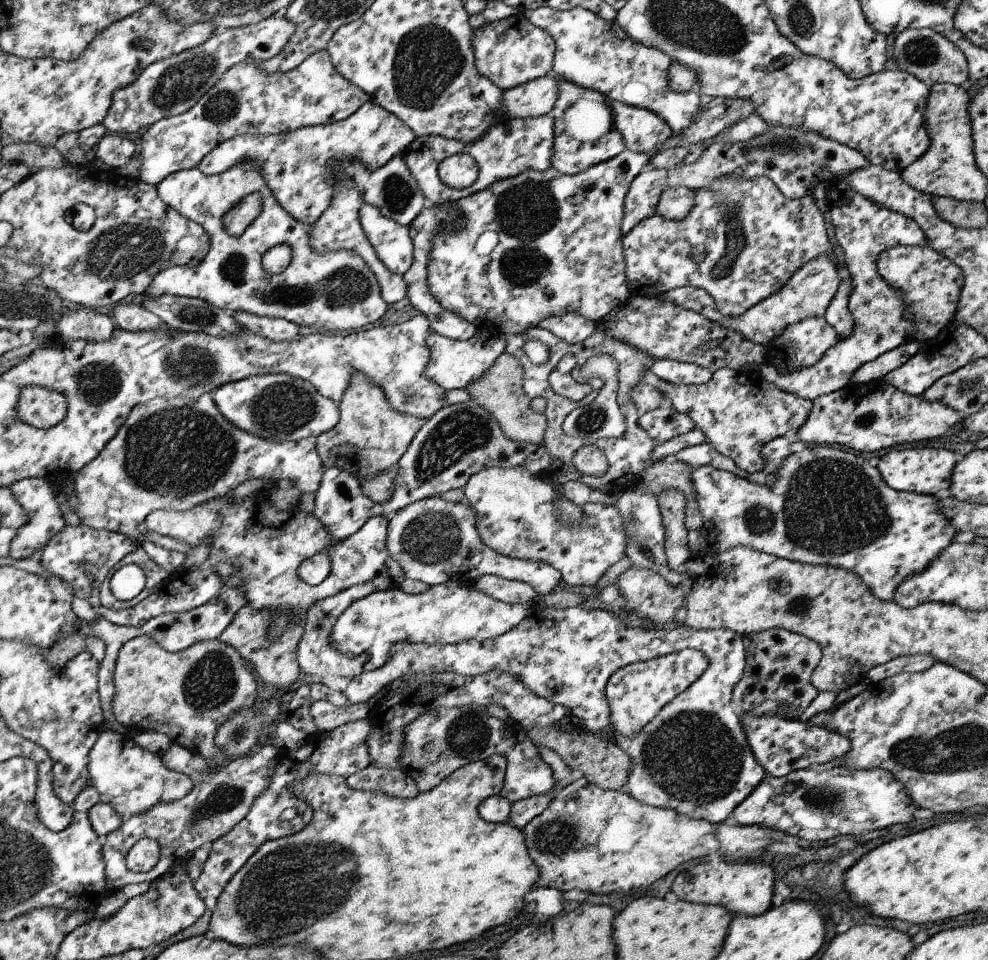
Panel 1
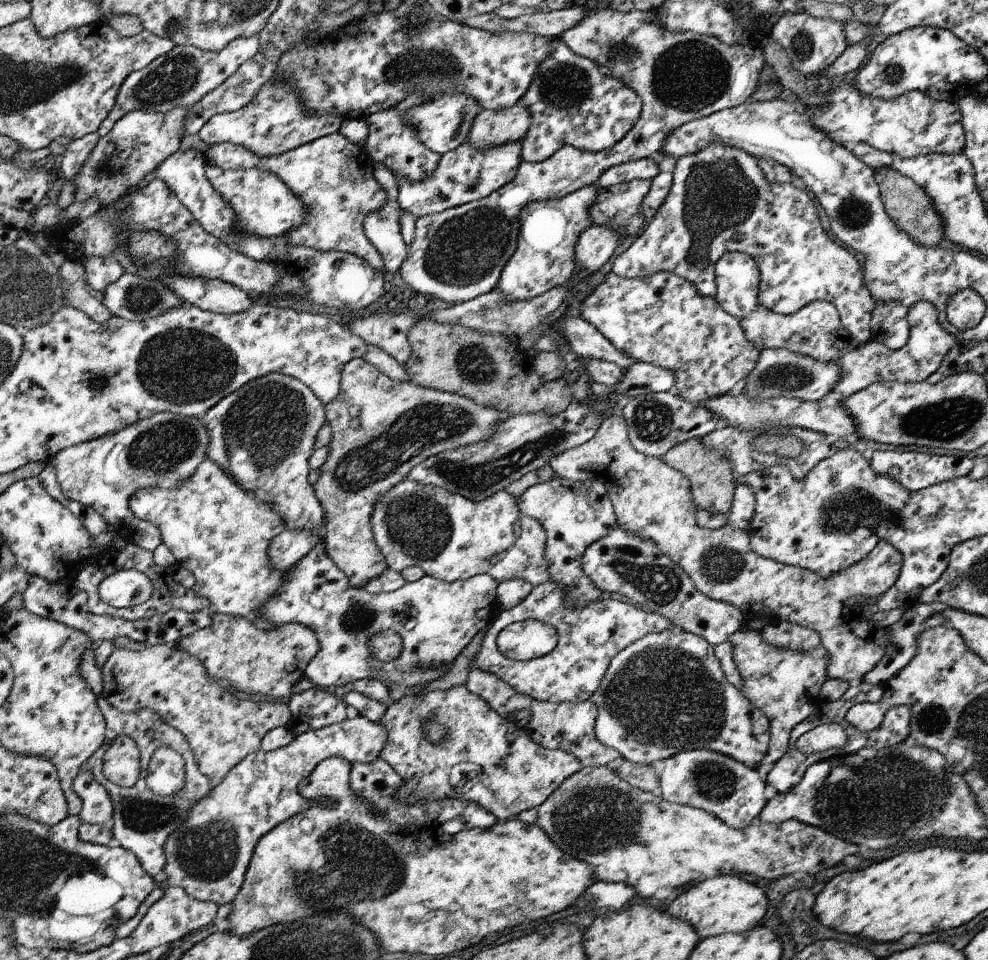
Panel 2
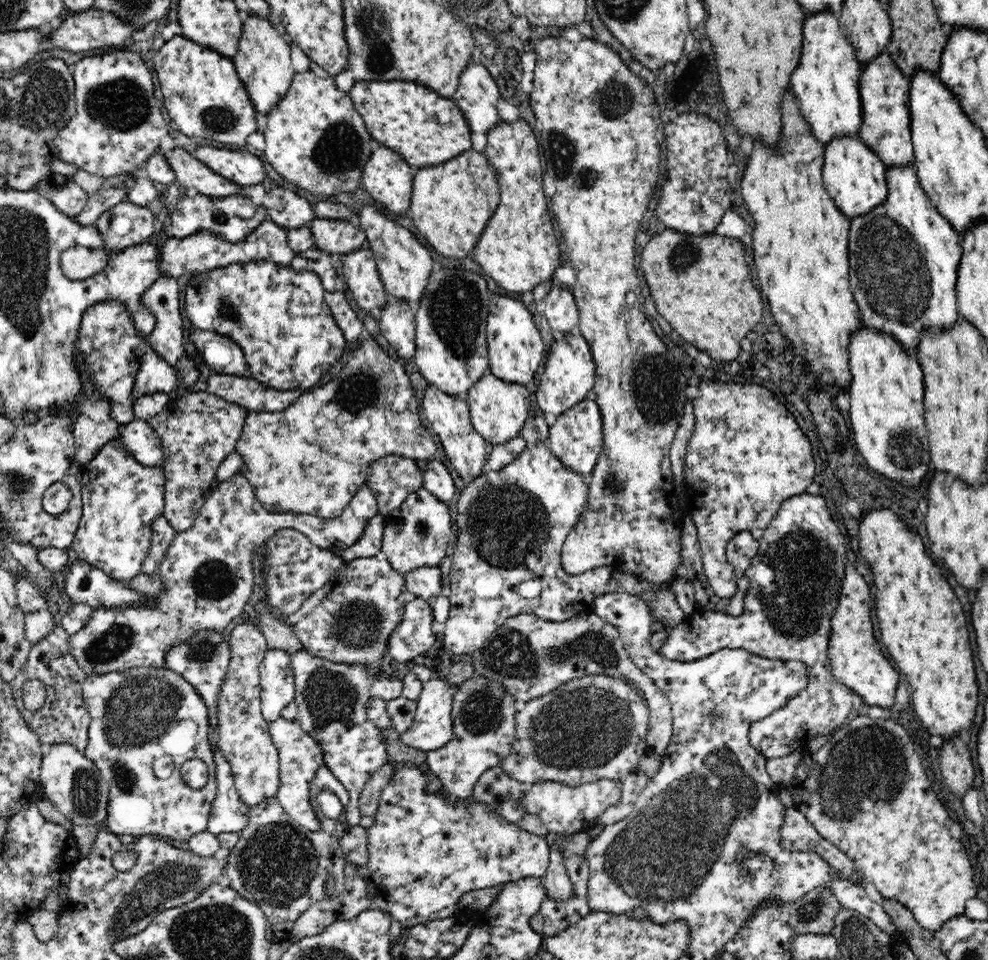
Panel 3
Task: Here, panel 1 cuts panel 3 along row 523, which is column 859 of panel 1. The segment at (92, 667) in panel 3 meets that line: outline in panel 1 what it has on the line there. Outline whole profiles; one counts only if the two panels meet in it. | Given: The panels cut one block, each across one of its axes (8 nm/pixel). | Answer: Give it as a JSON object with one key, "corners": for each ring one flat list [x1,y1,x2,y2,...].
{"corners":[[845,184,835,190,837,192,830,200,827,212,833,225,835,242,843,252,843,264,850,274,852,288,848,296,847,310,853,320,853,330,849,336,839,337,813,366,797,368,791,372,777,370,771,364,761,364,758,368,760,375,779,390,810,401,817,396,845,387,849,384,849,376,859,368,859,365,901,344,917,341,907,304,903,302,903,294,897,288,889,286,880,274,877,274,875,262,878,255,888,248,897,245,927,246,929,244,923,230,915,224,915,220,856,195]]}

